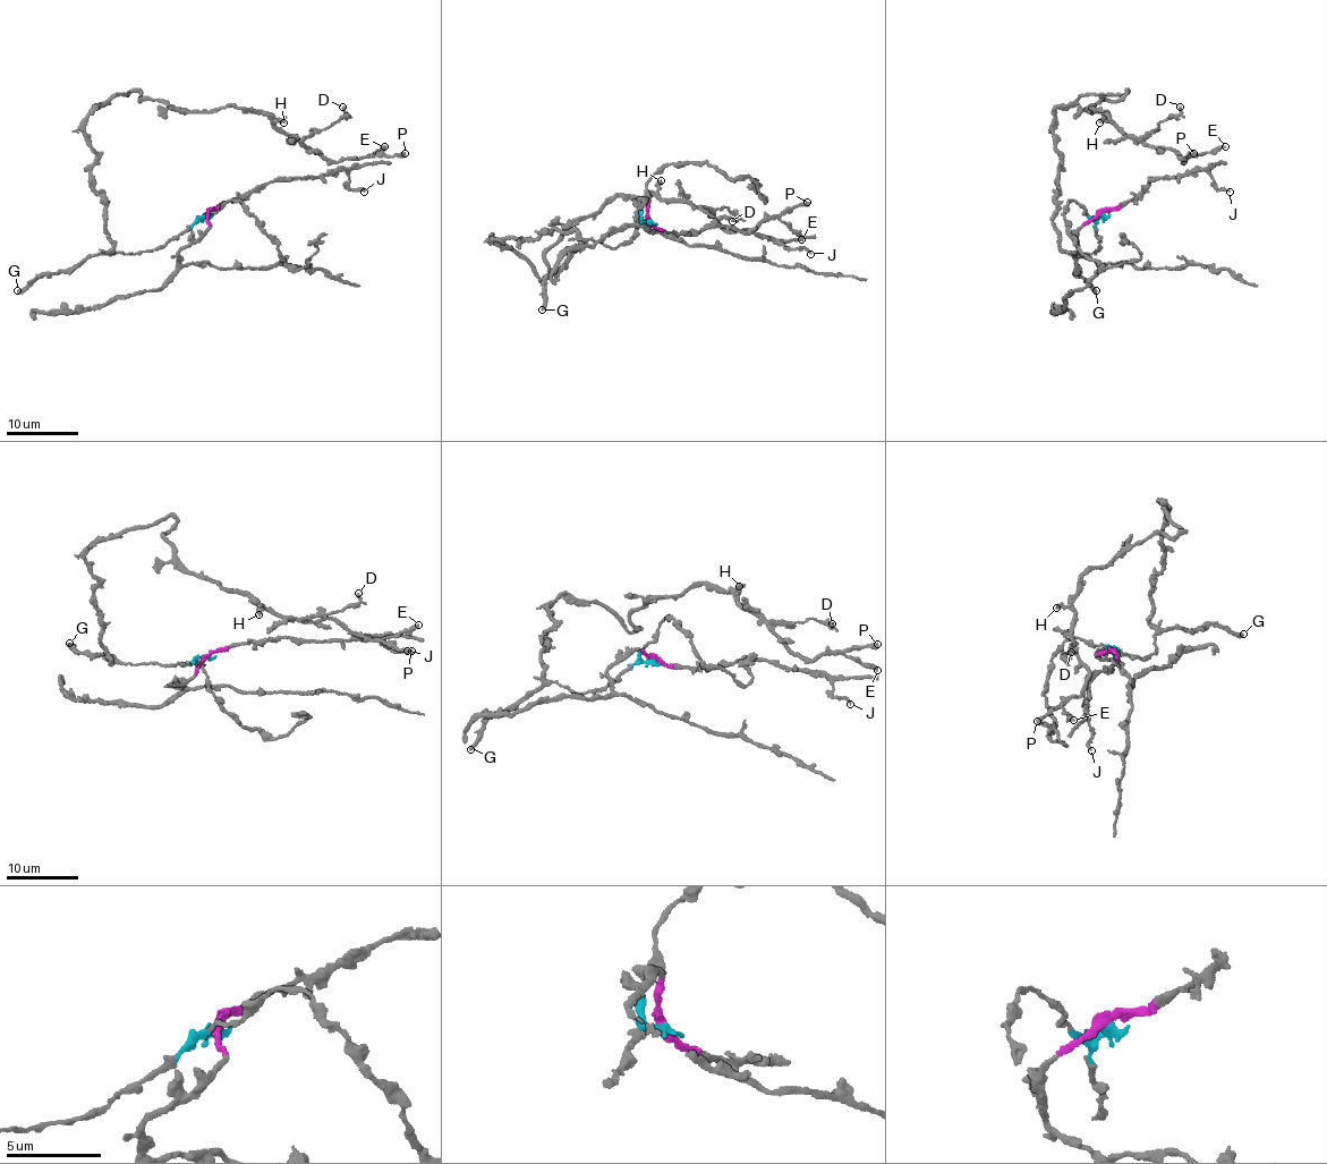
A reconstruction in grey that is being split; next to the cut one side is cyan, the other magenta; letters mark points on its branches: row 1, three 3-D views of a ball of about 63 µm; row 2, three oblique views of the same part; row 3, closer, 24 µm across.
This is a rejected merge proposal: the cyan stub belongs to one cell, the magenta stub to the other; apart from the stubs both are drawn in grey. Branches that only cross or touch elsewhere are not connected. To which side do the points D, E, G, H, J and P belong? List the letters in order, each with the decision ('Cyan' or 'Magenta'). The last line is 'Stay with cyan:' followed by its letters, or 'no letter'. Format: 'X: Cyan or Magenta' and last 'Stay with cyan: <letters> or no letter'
D: Cyan
E: Cyan
G: Cyan
H: Cyan
J: Magenta
P: Cyan
Stay with cyan: D, E, G, H, P

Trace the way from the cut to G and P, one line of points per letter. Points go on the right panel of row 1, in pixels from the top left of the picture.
G: (1102, 213), (1094, 226), (1098, 249), (1070, 253), (1073, 253), (1077, 273), (1097, 291)
P: (1102, 213), (1098, 249), (1058, 246), (1057, 109), (1128, 92), (1091, 110), (1150, 146), (1185, 161), (1193, 153)

